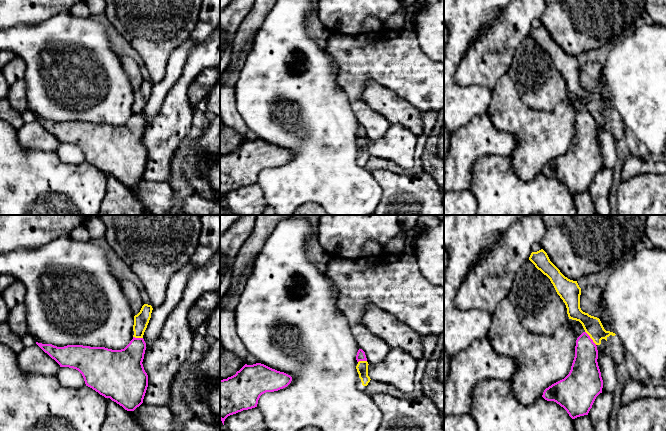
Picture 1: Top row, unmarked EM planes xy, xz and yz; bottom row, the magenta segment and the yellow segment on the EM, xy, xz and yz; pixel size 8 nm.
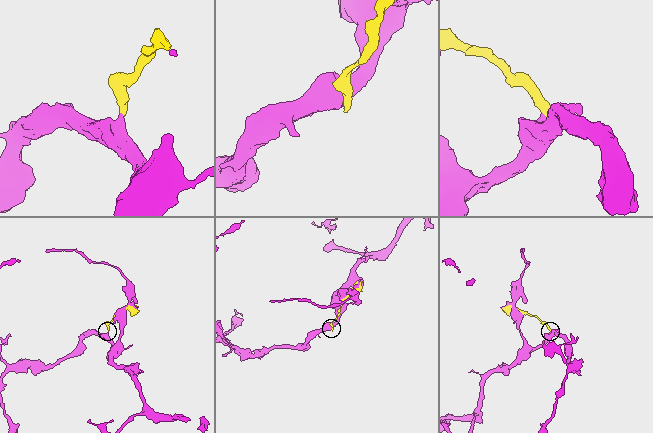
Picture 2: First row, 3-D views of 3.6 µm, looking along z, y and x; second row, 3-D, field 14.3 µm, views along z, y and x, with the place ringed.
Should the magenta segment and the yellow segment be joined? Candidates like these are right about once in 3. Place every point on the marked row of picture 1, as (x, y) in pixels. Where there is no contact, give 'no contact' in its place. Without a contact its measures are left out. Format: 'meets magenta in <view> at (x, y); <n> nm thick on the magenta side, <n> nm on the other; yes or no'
meets magenta in yz at (590, 338); 220 nm thick on the magenta side, 150 nm on the other; no

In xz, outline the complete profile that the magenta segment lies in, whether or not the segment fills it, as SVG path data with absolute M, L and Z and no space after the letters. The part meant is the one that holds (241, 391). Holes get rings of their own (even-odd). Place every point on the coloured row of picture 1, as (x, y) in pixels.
M245 364L235 375L227 379L220 380L220 420L224 425L225 419L233 414L257 407L260 396L266 392L274 392L287 387L292 381L292 377L284 372L272 369L264 364Z

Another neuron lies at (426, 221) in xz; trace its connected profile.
M421 215L418 225L421 228L433 228L439 225L440 222L441 220L435 215Z

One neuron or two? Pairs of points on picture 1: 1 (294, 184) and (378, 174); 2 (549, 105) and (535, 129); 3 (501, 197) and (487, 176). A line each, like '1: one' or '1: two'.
1: two
2: two
3: one

